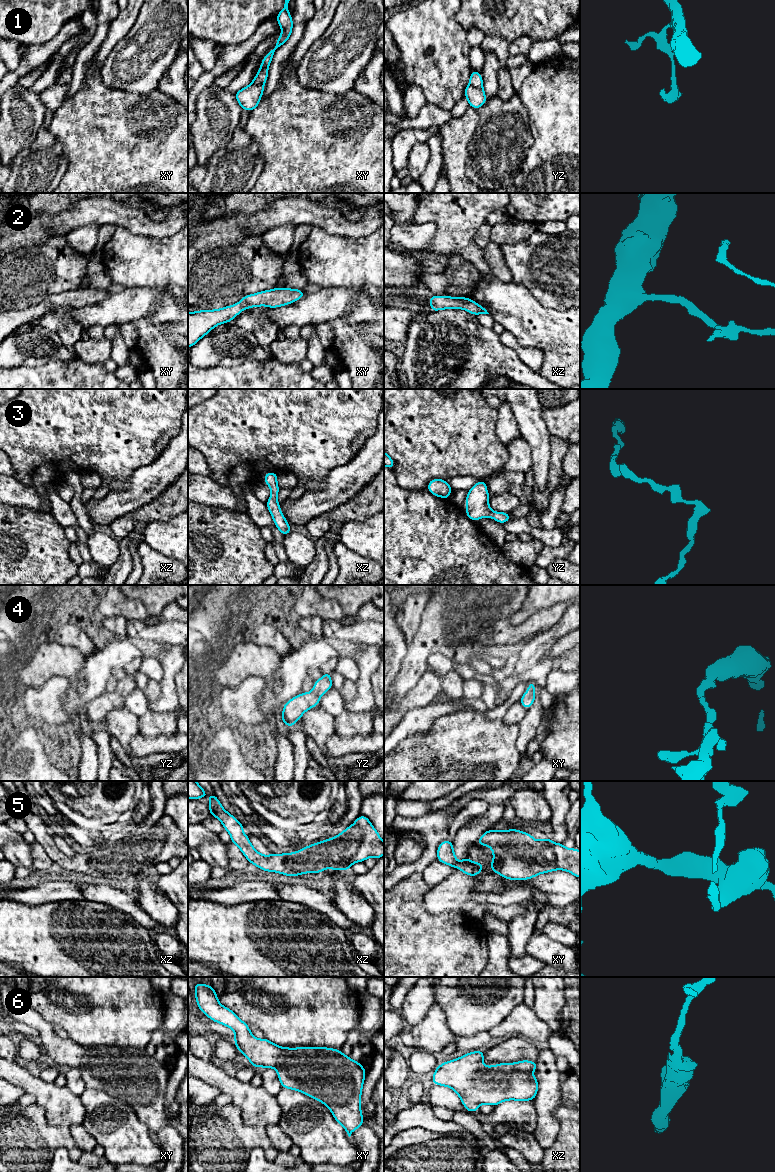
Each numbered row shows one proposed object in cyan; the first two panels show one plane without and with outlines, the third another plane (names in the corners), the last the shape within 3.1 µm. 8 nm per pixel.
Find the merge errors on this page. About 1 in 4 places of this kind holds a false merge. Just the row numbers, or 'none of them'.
1

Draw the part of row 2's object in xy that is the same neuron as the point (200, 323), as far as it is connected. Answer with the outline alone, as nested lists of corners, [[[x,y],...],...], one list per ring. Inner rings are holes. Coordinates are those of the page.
[[[276,287],[246,295],[237,304],[221,309],[188,312],[188,347],[194,346],[217,325],[231,322],[243,310],[259,306],[277,308],[291,304],[305,295],[300,289]]]

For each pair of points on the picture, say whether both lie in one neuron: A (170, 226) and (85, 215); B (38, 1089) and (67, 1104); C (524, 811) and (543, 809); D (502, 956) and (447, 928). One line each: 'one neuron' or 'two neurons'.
A: one neuron
B: one neuron
C: one neuron
D: two neurons

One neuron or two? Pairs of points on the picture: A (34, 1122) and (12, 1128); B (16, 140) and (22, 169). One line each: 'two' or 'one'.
A: one
B: two

